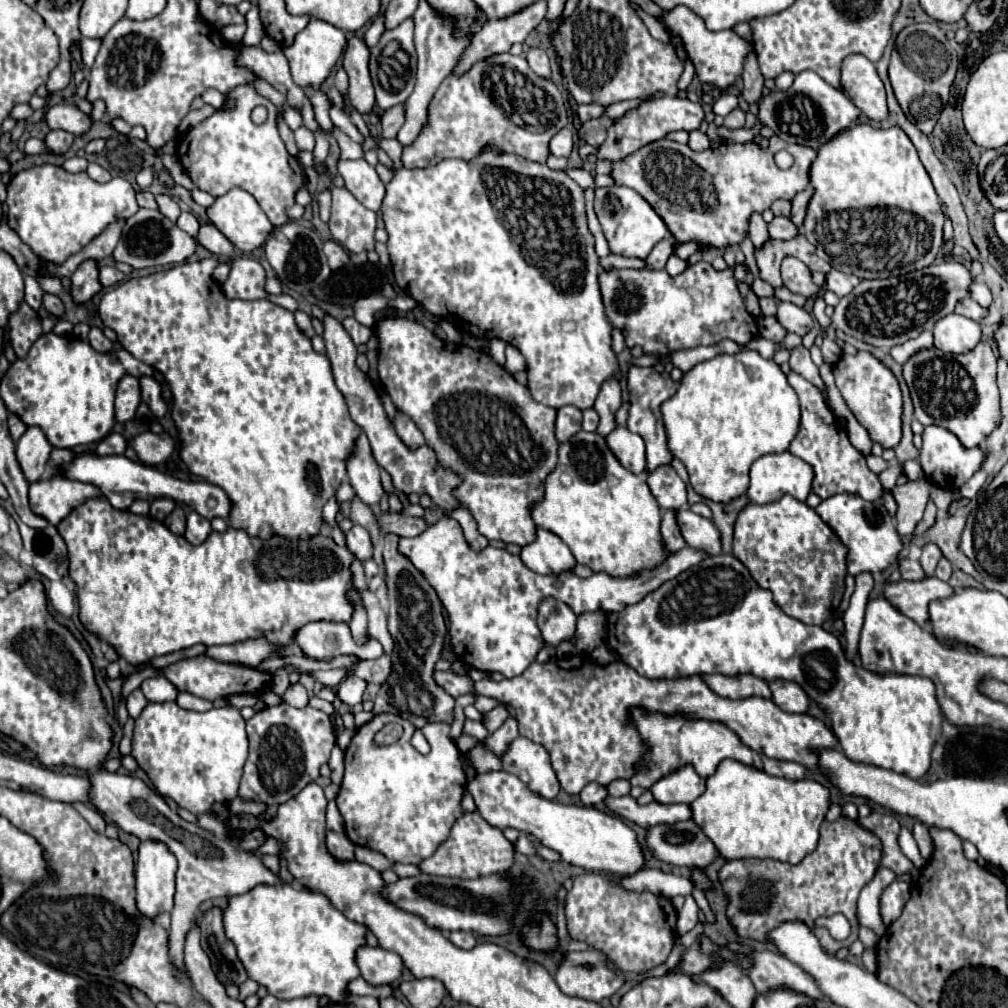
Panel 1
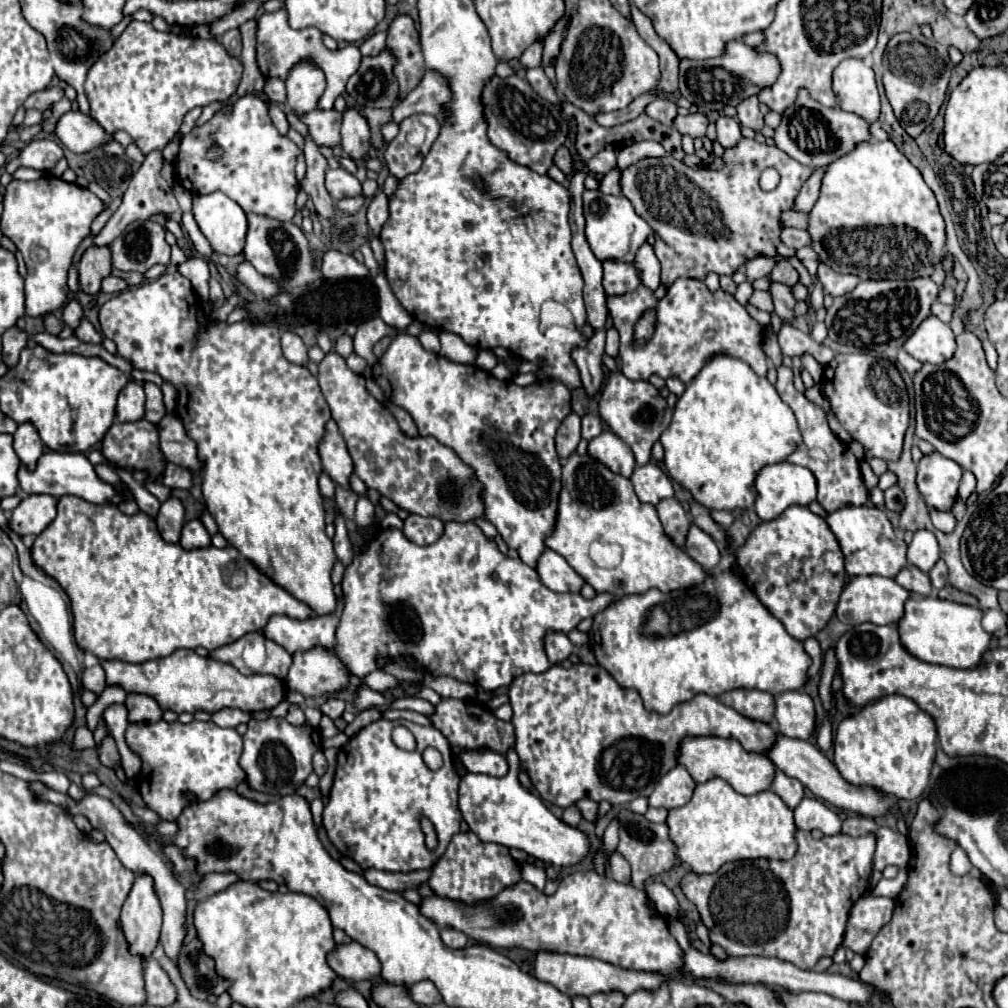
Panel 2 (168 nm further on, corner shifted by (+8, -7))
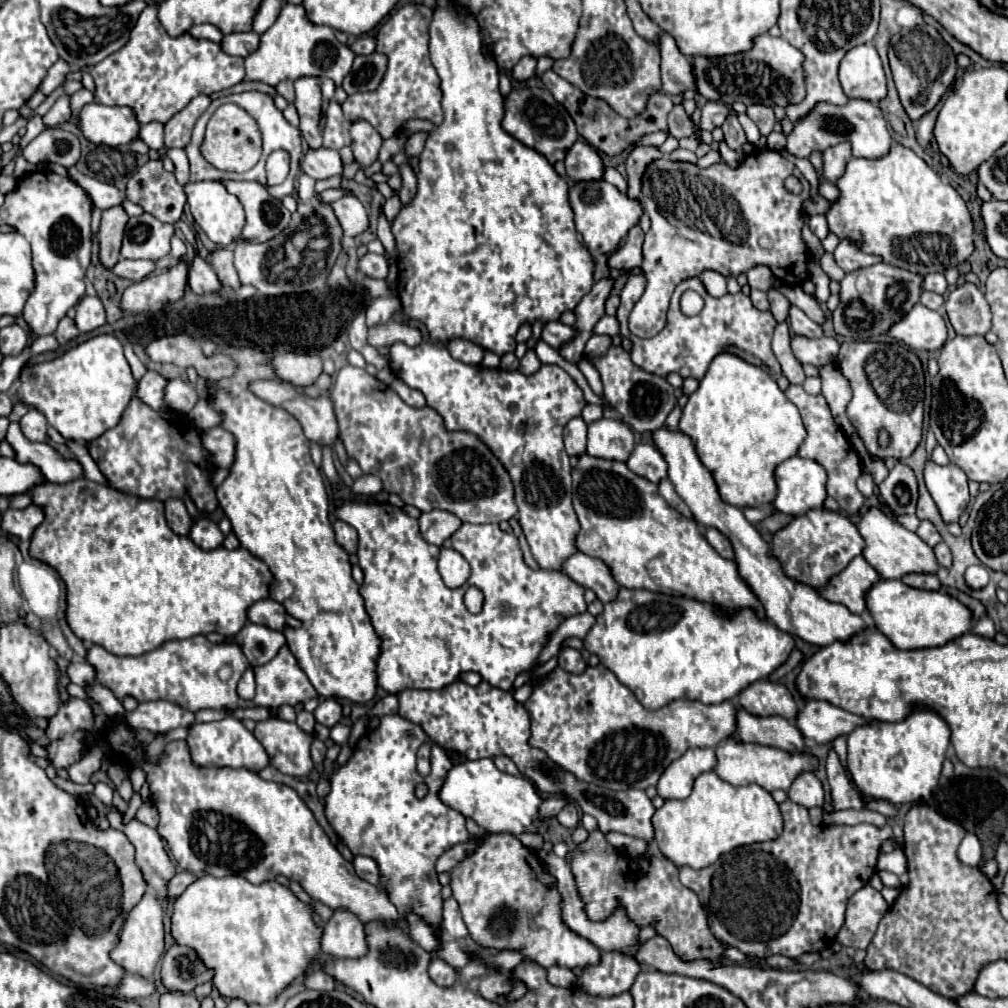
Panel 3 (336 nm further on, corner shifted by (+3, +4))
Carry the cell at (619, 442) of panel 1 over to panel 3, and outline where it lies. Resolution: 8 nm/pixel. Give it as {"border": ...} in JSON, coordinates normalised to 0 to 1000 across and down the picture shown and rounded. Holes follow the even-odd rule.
{"border":[[[595,415],[593,419],[587,419],[583,423],[581,448],[585,452],[621,458],[629,442],[629,429],[615,417]]]}

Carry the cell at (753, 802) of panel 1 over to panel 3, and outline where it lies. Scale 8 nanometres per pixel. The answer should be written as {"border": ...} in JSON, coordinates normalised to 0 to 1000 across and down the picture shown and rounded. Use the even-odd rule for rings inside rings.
{"border":[[[698,766],[690,772],[688,784],[681,794],[661,794],[659,800],[651,804],[649,823],[651,823],[651,835],[663,853],[667,853],[673,859],[685,859],[688,863],[694,863],[708,857],[718,845],[724,845],[732,839],[770,833],[778,823],[778,812],[766,788],[754,782],[752,778],[726,780],[716,772],[712,772],[708,766]]]}

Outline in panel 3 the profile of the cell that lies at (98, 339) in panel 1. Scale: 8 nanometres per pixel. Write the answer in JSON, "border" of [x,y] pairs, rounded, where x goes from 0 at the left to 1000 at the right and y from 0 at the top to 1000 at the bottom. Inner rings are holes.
{"border":[[[83,294],[75,304],[73,319],[79,329],[89,329],[105,321],[105,310],[101,306],[101,300],[95,294]]]}

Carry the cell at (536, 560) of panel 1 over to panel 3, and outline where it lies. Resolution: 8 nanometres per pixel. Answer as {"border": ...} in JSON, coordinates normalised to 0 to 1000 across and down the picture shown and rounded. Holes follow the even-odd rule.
{"border":[[[569,548],[565,554],[562,554],[556,567],[567,573],[571,579],[589,585],[597,597],[609,595],[615,583],[597,556],[585,554],[577,548]]]}

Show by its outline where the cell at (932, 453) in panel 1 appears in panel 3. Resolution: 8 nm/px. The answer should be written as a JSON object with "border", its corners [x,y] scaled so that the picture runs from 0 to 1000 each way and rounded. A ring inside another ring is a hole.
{"border":[[[921,456],[917,464],[917,476],[937,518],[948,518],[962,498],[960,474],[956,466],[948,460],[933,462]]]}

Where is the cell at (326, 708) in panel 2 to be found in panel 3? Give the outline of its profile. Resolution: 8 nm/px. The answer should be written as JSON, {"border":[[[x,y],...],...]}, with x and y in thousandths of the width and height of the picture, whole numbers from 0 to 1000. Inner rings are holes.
{"border":[[[323,692],[323,694],[319,694],[315,698],[315,702],[312,704],[312,710],[313,710],[315,716],[319,716],[319,718],[323,718],[327,722],[339,712],[339,700],[337,700],[337,696],[333,692]]]}

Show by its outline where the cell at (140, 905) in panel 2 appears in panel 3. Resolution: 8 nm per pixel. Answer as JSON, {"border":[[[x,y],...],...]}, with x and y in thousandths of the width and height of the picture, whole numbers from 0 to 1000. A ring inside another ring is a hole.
{"border":[[[145,885],[141,889],[141,893],[129,903],[123,919],[121,919],[121,927],[119,927],[119,937],[111,942],[111,952],[117,954],[125,964],[131,964],[131,966],[141,966],[145,970],[151,968],[161,944],[163,944],[163,919],[161,919],[161,913],[163,913],[163,905],[161,905],[161,899],[155,891],[153,885]]]}

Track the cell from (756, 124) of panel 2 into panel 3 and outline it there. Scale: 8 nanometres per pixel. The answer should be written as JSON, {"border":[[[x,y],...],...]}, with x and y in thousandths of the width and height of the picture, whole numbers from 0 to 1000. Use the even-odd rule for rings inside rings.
{"border":[[[746,103],[742,105],[740,113],[750,121],[750,125],[754,127],[756,133],[764,133],[768,123],[770,123],[770,117],[768,117],[768,109],[764,105],[756,105],[756,103]]]}

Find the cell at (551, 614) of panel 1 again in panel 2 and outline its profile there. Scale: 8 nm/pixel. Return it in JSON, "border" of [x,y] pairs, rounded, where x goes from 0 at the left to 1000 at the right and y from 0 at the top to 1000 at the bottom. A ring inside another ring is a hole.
{"border":[[[545,628],[541,634],[541,644],[547,660],[559,658],[568,648],[568,638],[561,628]]]}

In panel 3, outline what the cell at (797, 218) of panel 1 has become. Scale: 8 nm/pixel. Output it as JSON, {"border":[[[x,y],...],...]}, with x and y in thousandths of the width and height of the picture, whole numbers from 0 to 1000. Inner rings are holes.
{"border":[[[835,141],[835,145],[823,145],[823,149],[815,151],[815,179],[829,181],[839,167],[839,161],[845,157],[843,145]]]}

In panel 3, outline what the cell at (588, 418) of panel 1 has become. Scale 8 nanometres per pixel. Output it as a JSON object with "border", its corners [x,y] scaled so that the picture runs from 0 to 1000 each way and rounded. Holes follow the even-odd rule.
{"border":[[[583,401],[583,403],[577,407],[577,415],[579,415],[579,419],[581,419],[581,421],[591,419],[591,417],[595,417],[595,415],[597,415],[597,405],[595,405],[595,403],[591,403],[591,401]]]}

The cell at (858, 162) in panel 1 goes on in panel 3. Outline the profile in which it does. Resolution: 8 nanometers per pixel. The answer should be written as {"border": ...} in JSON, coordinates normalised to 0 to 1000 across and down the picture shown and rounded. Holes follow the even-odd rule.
{"border":[[[887,141],[883,151],[875,157],[845,157],[839,163],[839,171],[829,179],[829,185],[833,194],[823,200],[819,210],[823,230],[827,230],[833,238],[843,238],[859,252],[873,254],[879,262],[911,272],[925,272],[937,270],[940,264],[950,264],[966,248],[964,218],[952,192],[944,185],[937,183],[911,153],[891,141]]]}

